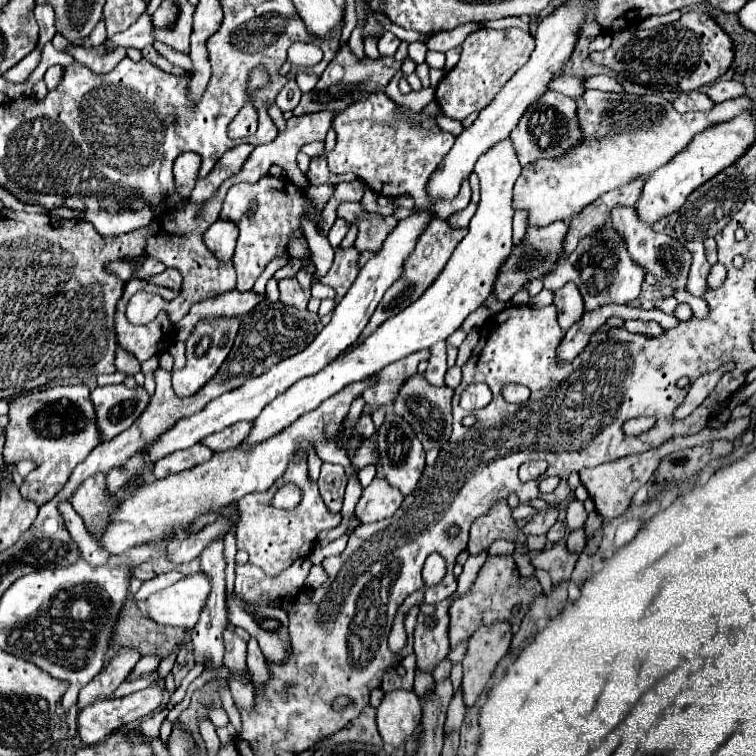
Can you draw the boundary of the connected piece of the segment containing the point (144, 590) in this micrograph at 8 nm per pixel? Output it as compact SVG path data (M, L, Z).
M172 571L166 574L158 575L151 580L144 581L140 590L138 590L134 596L137 605L141 606L151 594L169 587L185 577L186 576L180 572Z

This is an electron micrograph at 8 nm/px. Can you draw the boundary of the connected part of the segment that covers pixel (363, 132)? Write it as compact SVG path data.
M375 90L359 104L339 112L333 120L333 128L337 132L337 144L327 154L329 170L333 174L353 172L375 194L381 194L385 184L393 184L393 198L411 196L419 208L431 208L433 212L439 212L439 218L443 220L447 220L453 212L463 210L471 202L471 188L467 178L461 182L461 190L453 200L441 198L437 202L429 202L425 184L455 144L455 136L441 130L433 114L425 114L423 110L401 110L383 90Z

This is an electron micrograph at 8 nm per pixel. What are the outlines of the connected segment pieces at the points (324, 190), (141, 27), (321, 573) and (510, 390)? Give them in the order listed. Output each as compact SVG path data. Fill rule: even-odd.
M309 186L307 190L305 190L305 194L309 196L309 198L313 198L311 200L311 204L313 204L313 208L319 212L319 210L323 210L323 206L329 202L329 198L333 196L333 192L331 192L331 186Z
M141 14L139 20L127 28L125 32L119 32L115 36L111 36L107 40L107 44L111 48L115 46L123 46L123 48L129 48L129 46L135 46L135 48L145 48L145 46L151 46L155 42L155 36L153 36L153 22L151 22L151 16L149 14Z
M313 566L311 572L309 572L309 576L307 576L307 580L305 580L305 586L307 588L317 588L323 582L325 582L325 570L321 566Z
M507 384L502 391L502 395L509 403L522 404L529 399L530 391L523 385Z

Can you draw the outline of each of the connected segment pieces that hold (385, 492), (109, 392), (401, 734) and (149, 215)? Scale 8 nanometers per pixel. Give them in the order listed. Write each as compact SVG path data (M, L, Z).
M375 476L373 482L363 488L363 496L355 508L355 516L361 522L377 522L381 518L393 516L401 502L403 494L395 486L391 486L383 476Z
M117 384L95 388L91 400L97 410L97 426L105 440L109 440L127 430L141 416L149 404L149 394L143 386L125 388Z
M391 690L377 708L377 726L383 742L393 748L403 746L405 738L415 732L421 722L421 700L413 690Z
M143 206L141 210L129 210L129 212L117 212L117 214L111 214L111 212L93 212L89 216L85 216L95 228L99 234L105 234L105 236L117 236L117 234L125 234L125 232L131 232L131 230L137 230L145 224L149 224L155 214L149 206Z

